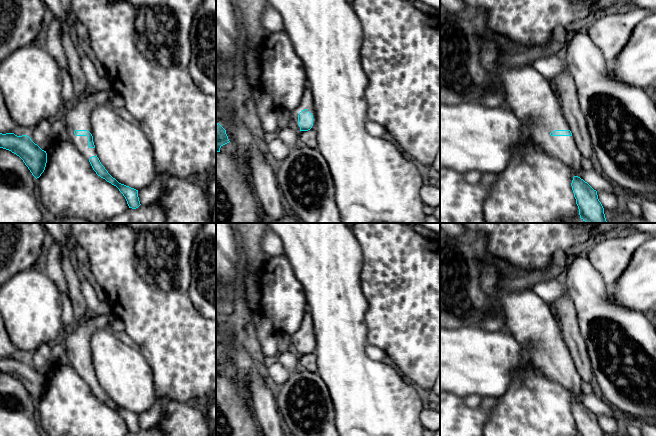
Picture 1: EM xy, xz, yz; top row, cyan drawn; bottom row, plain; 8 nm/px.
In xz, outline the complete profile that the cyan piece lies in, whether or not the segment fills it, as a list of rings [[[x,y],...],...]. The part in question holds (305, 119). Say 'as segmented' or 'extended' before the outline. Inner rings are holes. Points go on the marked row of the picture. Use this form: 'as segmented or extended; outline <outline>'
extended; outline [[[309,87],[305,89],[299,106],[291,112],[291,122],[298,132],[314,129],[316,115],[313,95]]]

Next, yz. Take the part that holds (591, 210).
extended; outline [[[488,34],[479,36],[481,65],[504,84],[503,101],[528,127],[534,141],[549,155],[561,160],[574,172],[571,183],[580,218],[586,223],[607,223],[604,208],[598,199],[597,191],[578,177],[581,167],[581,154],[563,116],[561,103],[551,82],[532,66],[508,67],[506,60],[513,53],[503,42]]]

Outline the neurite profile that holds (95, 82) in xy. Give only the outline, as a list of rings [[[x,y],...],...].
[[[83,53],[80,56],[81,68],[87,79],[89,89],[92,90],[112,90],[112,85],[106,77],[100,77],[92,61]]]

